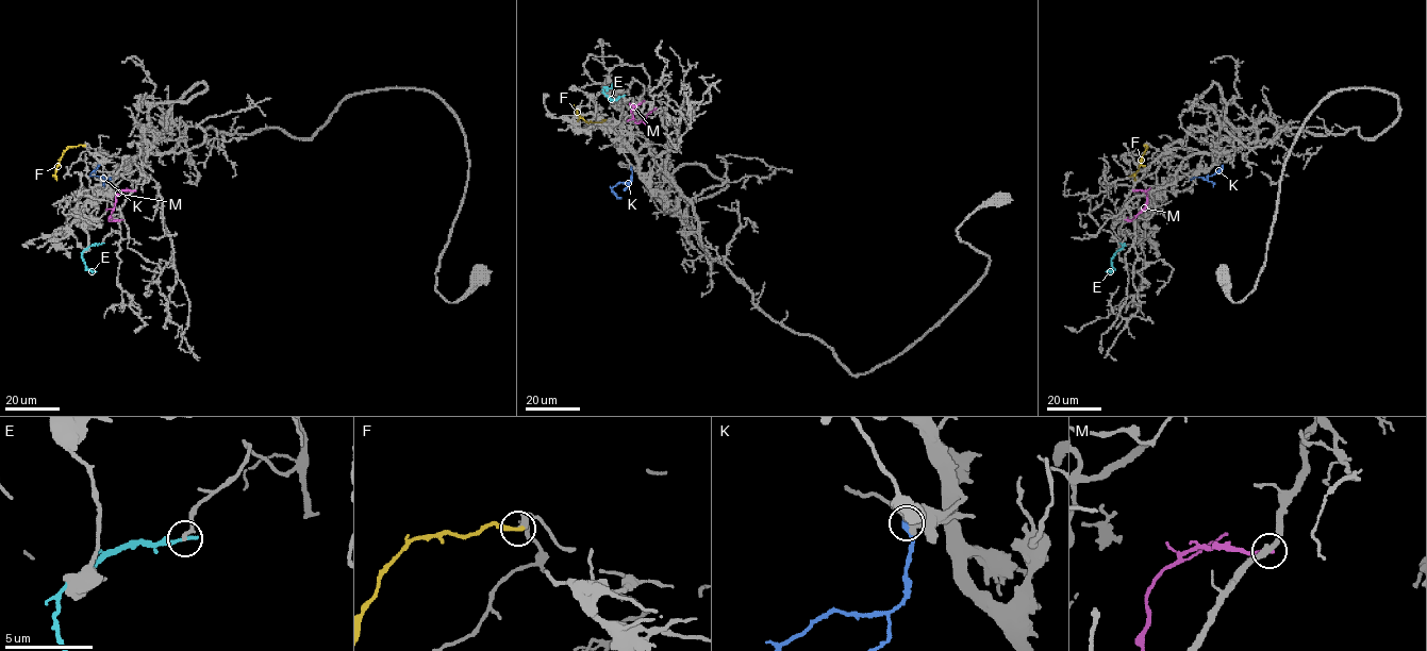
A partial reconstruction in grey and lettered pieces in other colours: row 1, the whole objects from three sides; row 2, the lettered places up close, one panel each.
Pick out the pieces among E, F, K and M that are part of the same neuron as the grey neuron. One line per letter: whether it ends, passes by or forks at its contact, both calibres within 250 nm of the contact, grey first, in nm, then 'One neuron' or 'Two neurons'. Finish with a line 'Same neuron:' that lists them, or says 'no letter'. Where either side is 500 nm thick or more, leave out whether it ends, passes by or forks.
E: It ends there. Thickness 200 nm (grey) against 260 nm. Two neurons
F: It ends there. Thickness 400 nm (grey) against 240 nm. One neuron
K: Thickness 800 nm (grey) against 360 nm. Two neurons
M: It ends there. Thickness 320 nm (grey) against 190 nm. Two neurons
Same neuron: F

